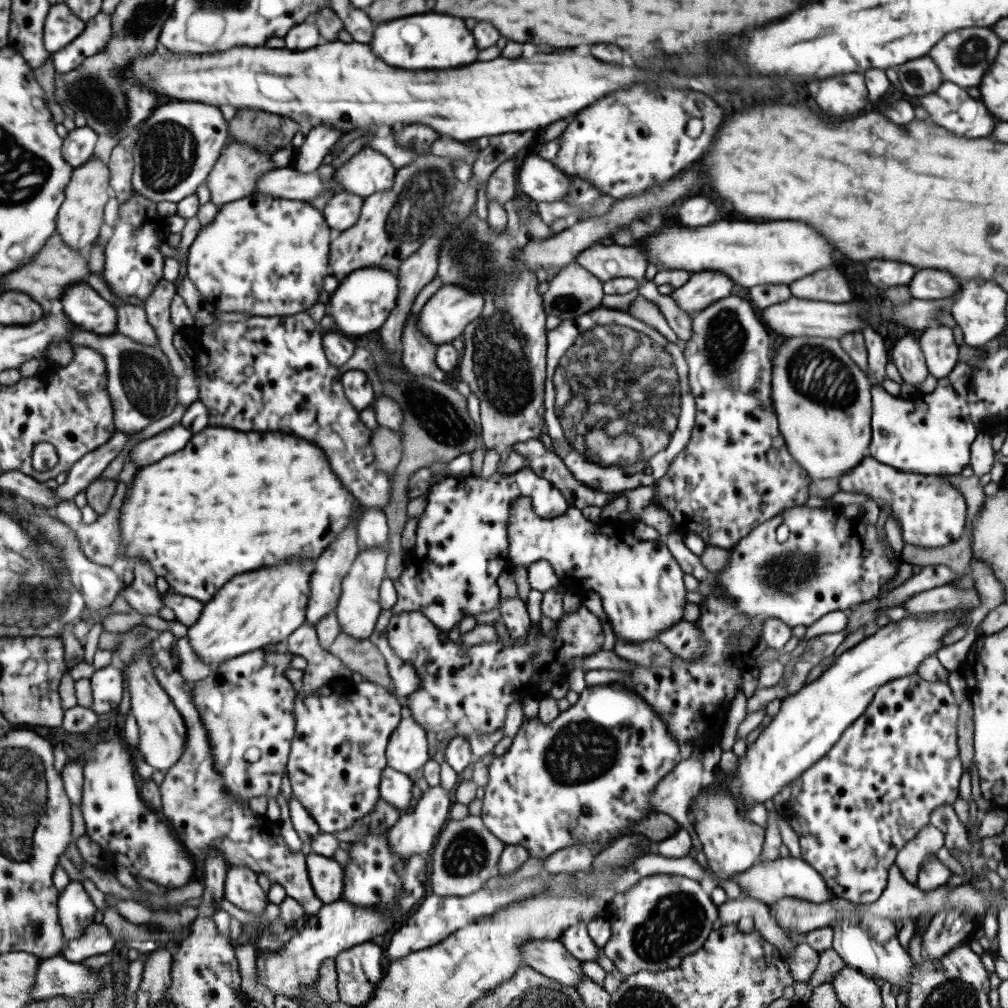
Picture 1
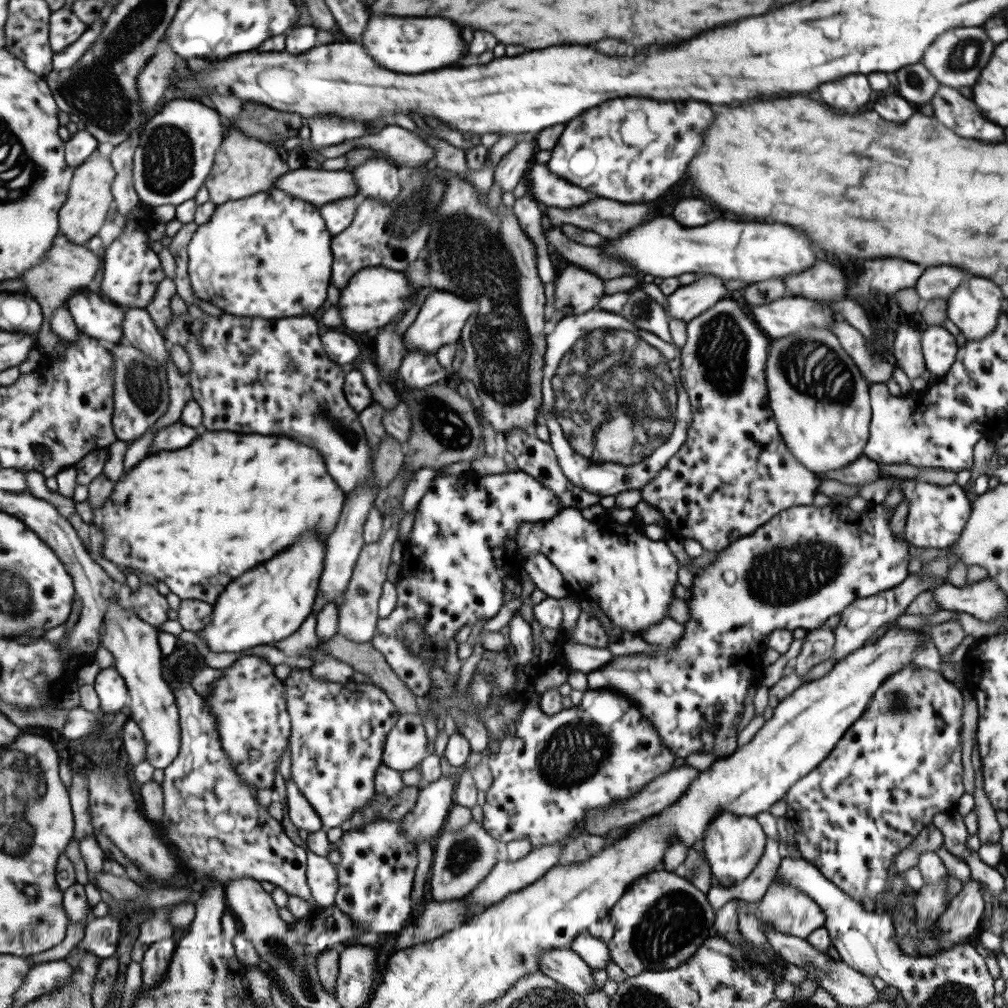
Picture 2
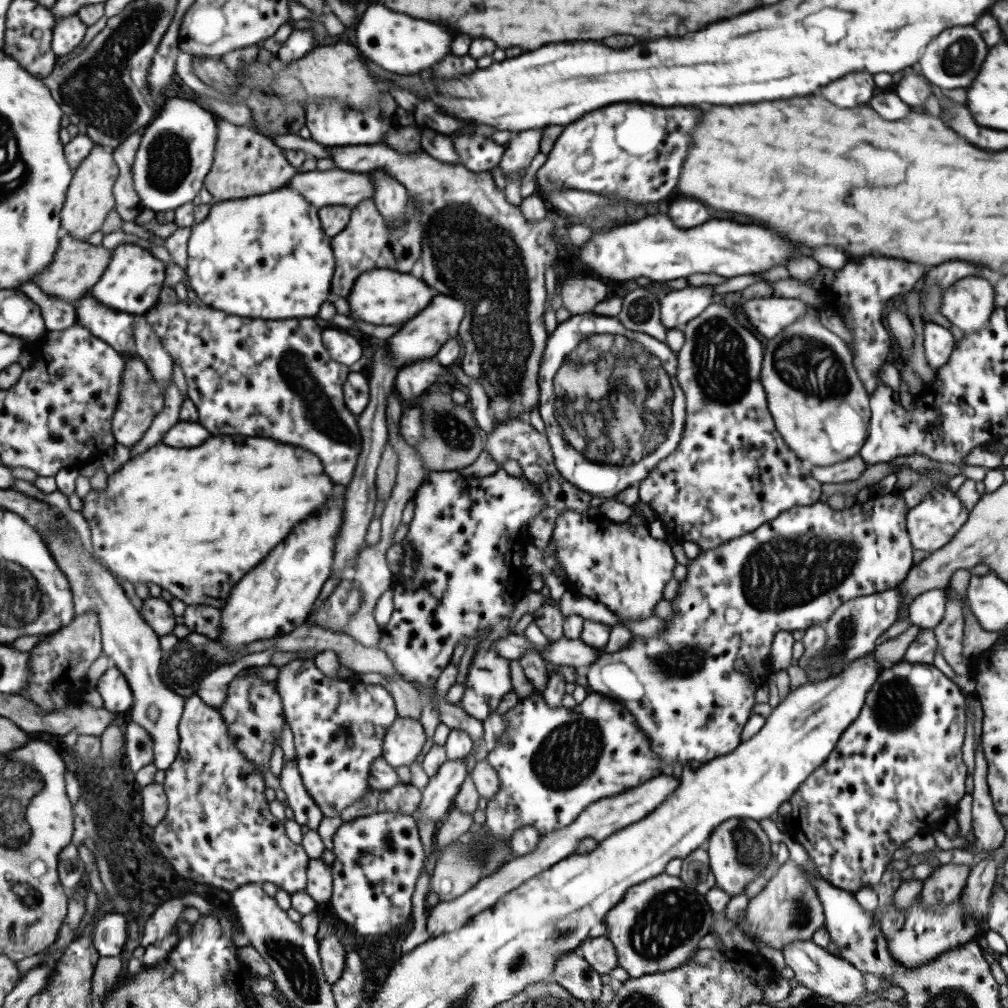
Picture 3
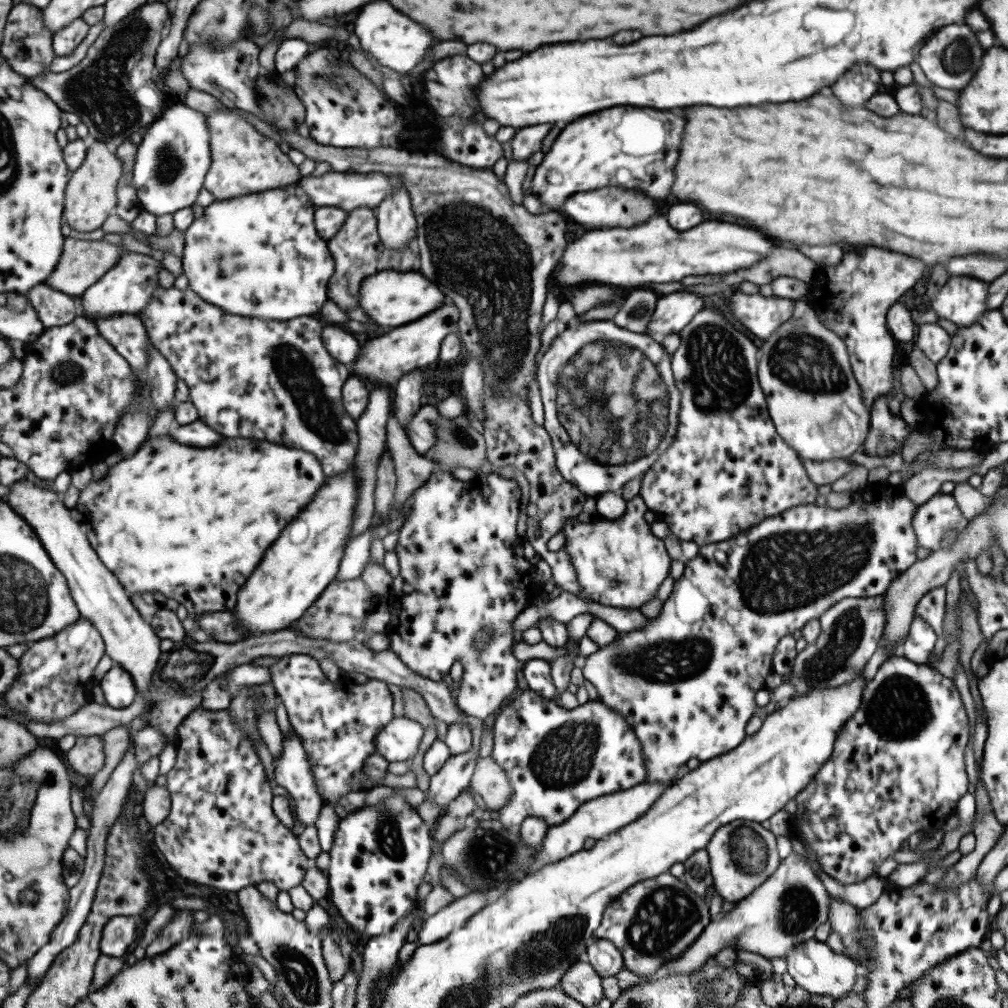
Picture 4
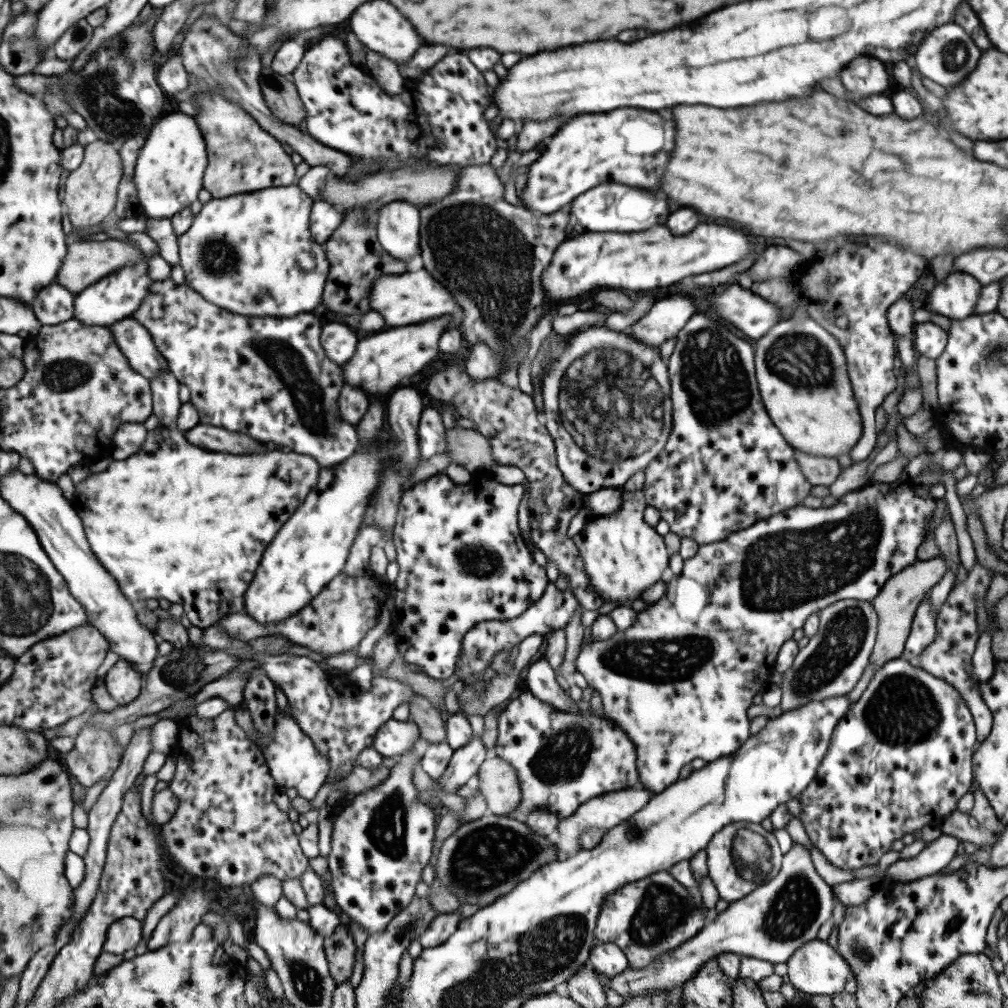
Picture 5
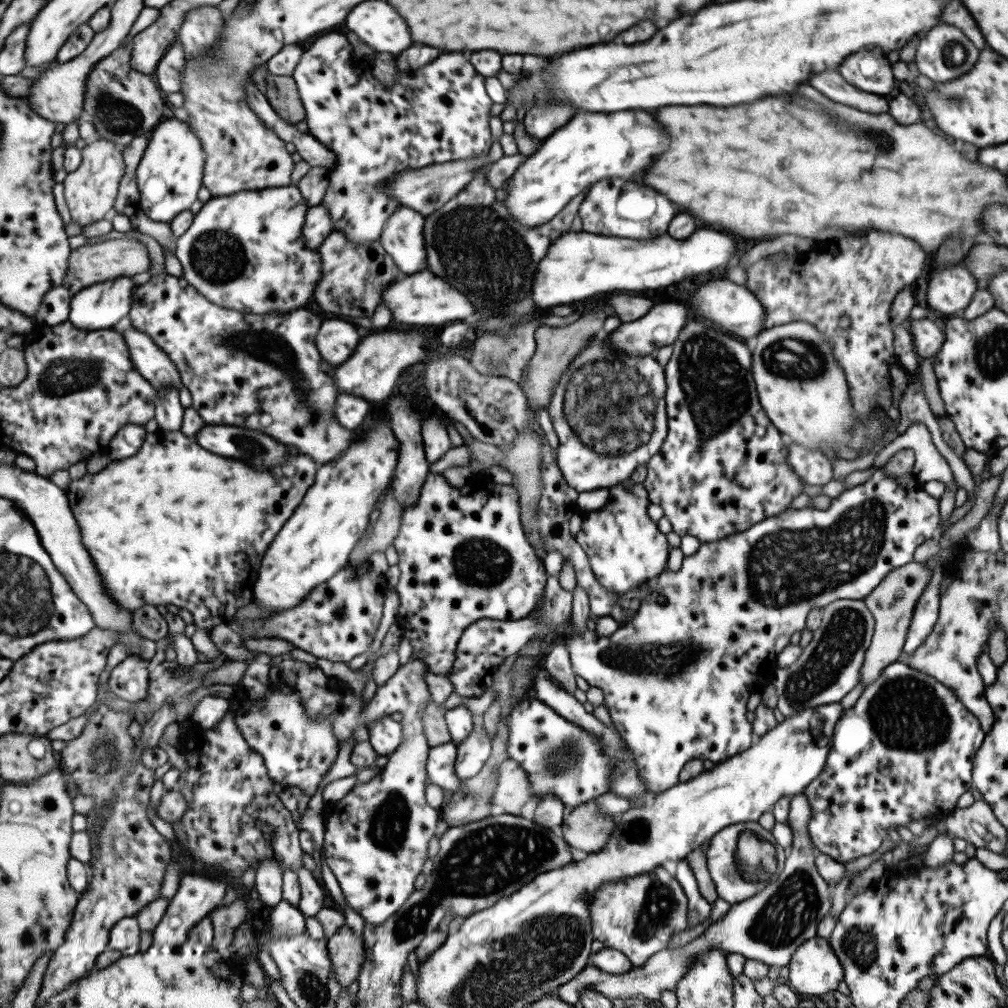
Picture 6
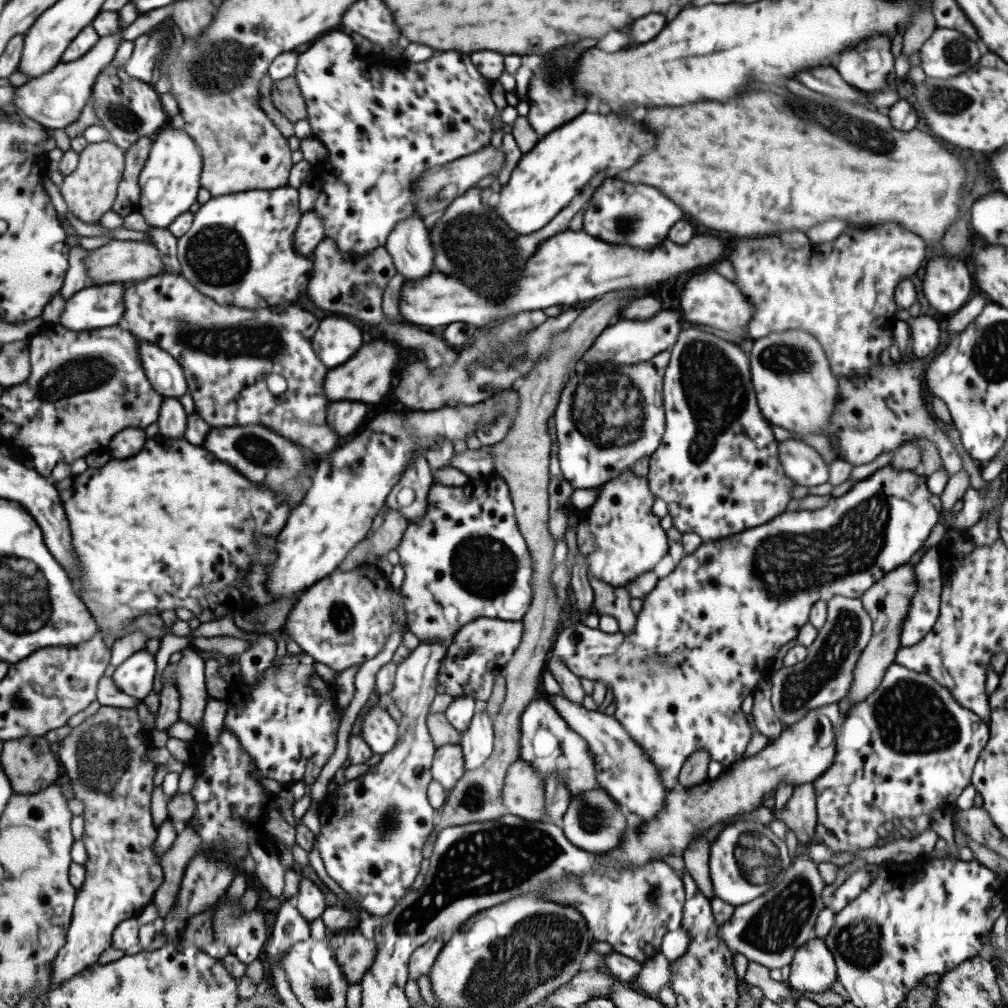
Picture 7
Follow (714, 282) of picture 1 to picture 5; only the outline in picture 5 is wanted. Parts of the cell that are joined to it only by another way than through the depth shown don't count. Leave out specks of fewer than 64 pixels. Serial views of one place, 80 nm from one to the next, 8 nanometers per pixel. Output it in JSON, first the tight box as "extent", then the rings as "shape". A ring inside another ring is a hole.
{"extent":[624,296,695,348],"shape":[[[688,296],[656,298],[649,310],[624,333],[639,344],[658,348],[665,340],[674,338],[695,314],[695,306]]]}

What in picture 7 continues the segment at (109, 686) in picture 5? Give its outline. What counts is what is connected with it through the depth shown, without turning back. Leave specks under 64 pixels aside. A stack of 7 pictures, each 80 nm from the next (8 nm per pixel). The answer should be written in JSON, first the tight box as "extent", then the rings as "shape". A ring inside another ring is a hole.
{"extent":[111,649,157,700],"shape":[[[141,649],[116,667],[111,677],[124,693],[141,700],[154,692],[153,680],[157,678],[155,655]]]}

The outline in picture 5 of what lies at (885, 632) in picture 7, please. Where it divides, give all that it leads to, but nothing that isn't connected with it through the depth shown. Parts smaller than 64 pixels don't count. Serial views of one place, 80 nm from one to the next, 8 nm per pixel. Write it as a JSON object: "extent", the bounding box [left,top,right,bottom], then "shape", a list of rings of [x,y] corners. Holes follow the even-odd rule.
{"extent":[868,557,946,672],"shape":[[[933,557],[924,561],[916,560],[897,574],[890,576],[878,589],[878,593],[869,600],[873,612],[878,616],[876,637],[868,658],[873,672],[889,659],[900,656],[919,602],[928,594],[928,590],[941,580],[946,571],[943,557]]]}

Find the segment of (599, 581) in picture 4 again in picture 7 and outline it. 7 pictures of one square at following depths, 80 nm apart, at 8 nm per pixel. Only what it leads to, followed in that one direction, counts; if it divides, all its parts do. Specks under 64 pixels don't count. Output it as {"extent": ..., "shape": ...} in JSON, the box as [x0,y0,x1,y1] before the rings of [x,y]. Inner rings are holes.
{"extent":[575,469,668,587],"shape":[[[629,469],[621,473],[619,478],[599,486],[599,496],[595,504],[580,512],[575,535],[576,548],[585,558],[590,575],[612,587],[627,587],[631,580],[647,570],[652,570],[668,554],[667,539],[665,531],[660,527],[660,518],[651,513],[654,496],[649,492],[646,479],[635,477]]]}

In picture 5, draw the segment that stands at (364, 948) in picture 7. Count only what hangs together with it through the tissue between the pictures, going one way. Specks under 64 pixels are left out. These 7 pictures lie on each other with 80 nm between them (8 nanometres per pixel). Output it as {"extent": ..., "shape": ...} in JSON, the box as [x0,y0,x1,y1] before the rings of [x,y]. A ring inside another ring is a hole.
{"extent":[323,923,355,984],"shape":[[[345,923],[335,927],[335,930],[323,938],[323,951],[328,964],[330,977],[336,984],[347,981],[355,961],[353,938],[347,932]]]}

